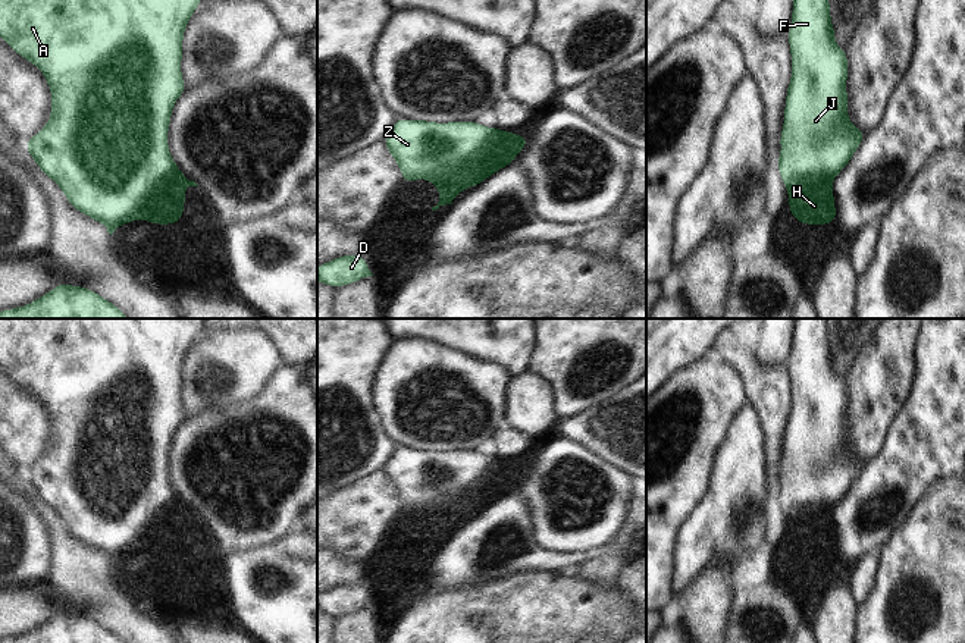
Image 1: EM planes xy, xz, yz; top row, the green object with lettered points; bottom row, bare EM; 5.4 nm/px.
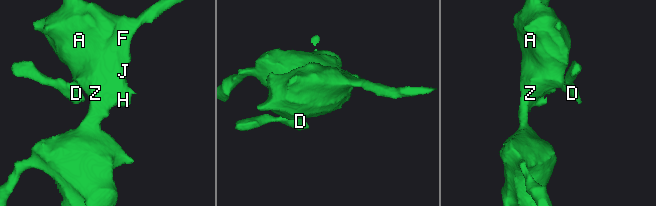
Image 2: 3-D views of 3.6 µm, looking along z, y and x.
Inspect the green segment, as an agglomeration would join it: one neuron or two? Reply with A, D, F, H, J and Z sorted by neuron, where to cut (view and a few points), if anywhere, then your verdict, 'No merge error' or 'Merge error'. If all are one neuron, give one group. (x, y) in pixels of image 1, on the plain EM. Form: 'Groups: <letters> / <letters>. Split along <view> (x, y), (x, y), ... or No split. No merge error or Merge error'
Groups: A D F H J Z. No split. No merge error

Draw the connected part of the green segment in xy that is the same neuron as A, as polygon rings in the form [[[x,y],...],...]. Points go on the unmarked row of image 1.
[[[0,319],[0,367],[16,383],[26,388],[32,395],[40,396],[51,421],[50,448],[24,474],[40,499],[62,518],[68,531],[75,539],[104,553],[110,564],[119,555],[141,548],[151,553],[176,553],[184,545],[185,517],[198,515],[194,509],[187,508],[170,484],[167,459],[170,457],[173,435],[185,421],[181,399],[185,355],[197,339],[204,322],[206,319]]]

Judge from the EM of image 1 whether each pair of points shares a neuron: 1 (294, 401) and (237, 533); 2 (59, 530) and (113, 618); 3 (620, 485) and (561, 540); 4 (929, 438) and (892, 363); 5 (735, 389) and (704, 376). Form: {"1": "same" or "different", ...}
{"1": "same", "2": "same", "3": "same", "4": "different", "5": "same"}

